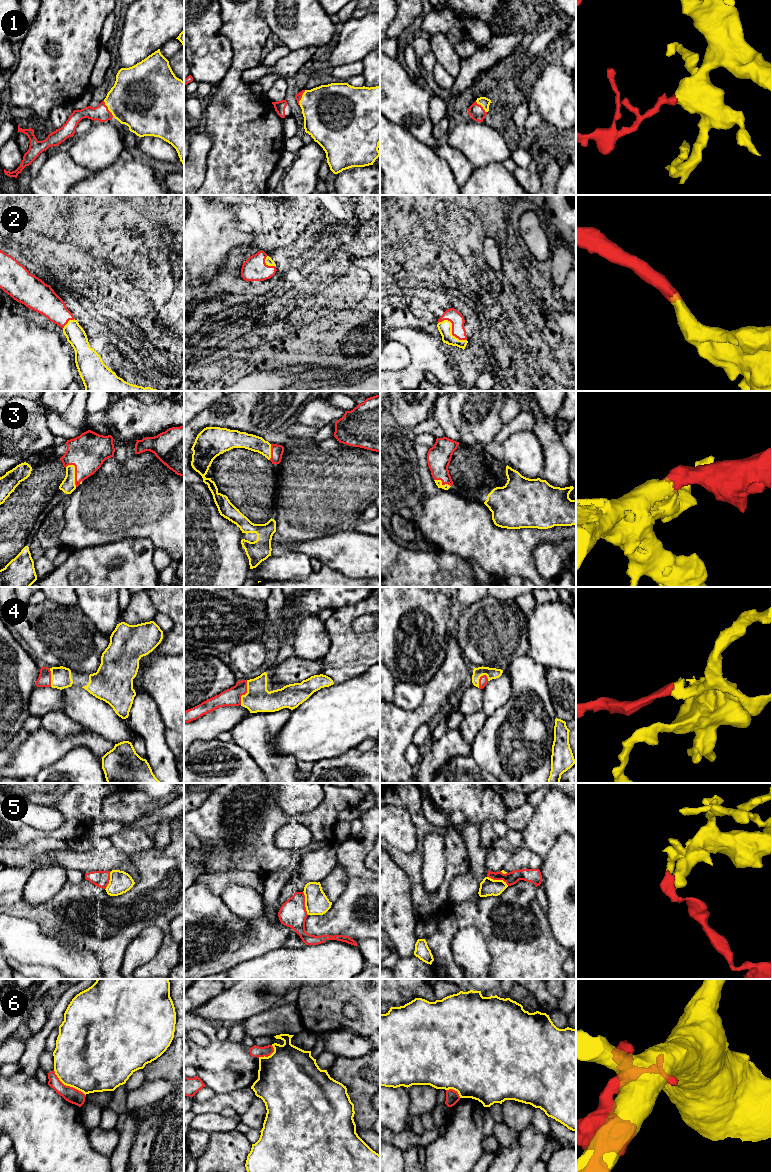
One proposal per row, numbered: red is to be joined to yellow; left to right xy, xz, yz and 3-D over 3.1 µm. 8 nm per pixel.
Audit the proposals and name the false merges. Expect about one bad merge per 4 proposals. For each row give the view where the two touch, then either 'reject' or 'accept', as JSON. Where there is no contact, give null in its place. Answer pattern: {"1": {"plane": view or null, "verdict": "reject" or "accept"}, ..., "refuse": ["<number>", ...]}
{"1": {"plane": "xy", "verdict": "accept"}, "2": {"plane": "yz", "verdict": "accept"}, "3": {"plane": "xy", "verdict": "accept"}, "4": {"plane": "xz", "verdict": "accept"}, "5": {"plane": "xz", "verdict": "reject"}, "6": {"plane": "xy", "verdict": "reject"}, "refuse": ["5", "6"]}

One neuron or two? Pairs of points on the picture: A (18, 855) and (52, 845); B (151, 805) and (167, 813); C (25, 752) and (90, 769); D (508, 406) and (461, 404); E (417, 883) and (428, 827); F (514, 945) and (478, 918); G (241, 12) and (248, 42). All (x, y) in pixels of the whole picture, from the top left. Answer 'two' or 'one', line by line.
A: one
B: two
C: two
D: two
E: one
F: one
G: one

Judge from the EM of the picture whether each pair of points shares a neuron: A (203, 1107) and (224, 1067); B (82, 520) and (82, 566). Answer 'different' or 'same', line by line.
A: different
B: different

